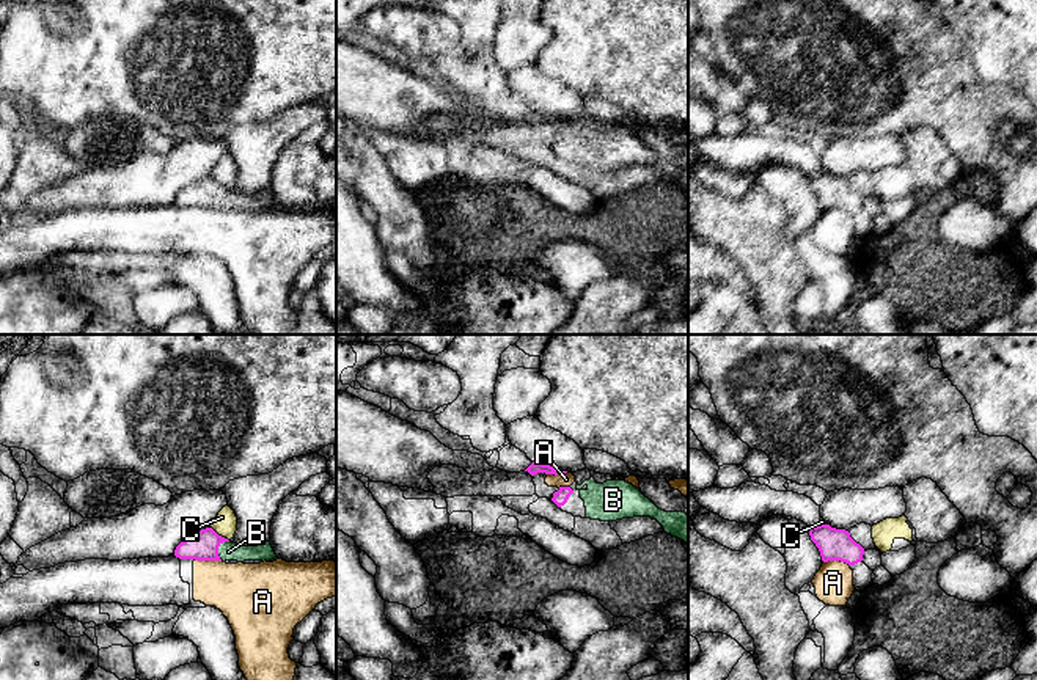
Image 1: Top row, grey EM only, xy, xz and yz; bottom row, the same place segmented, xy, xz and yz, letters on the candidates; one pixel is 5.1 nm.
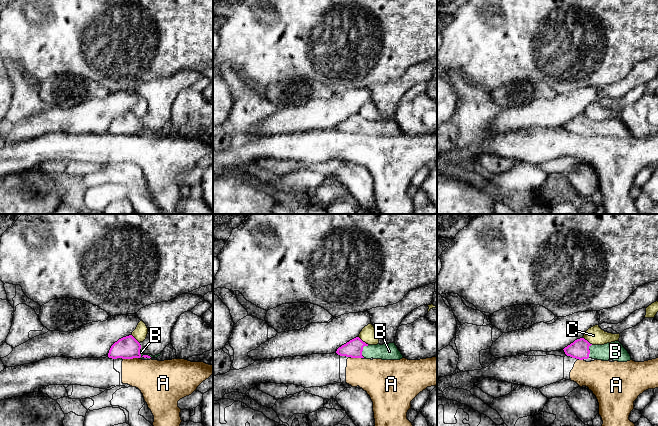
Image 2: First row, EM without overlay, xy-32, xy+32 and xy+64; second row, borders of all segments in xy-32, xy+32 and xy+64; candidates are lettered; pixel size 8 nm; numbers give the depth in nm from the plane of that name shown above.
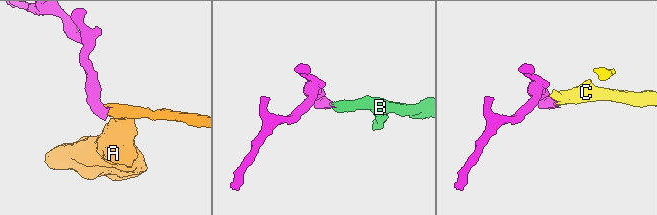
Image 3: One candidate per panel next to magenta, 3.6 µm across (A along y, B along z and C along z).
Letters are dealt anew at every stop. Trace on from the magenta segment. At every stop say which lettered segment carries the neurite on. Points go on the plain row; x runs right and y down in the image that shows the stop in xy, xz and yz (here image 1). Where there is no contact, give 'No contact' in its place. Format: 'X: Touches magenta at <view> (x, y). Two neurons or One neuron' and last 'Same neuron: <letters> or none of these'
A: Touches magenta at xy (208, 208). Two neurons
B: Touches magenta at xy (217, 197). One neuron
C: Touches magenta at xy (220, 184). Two neurons
Same neuron: B

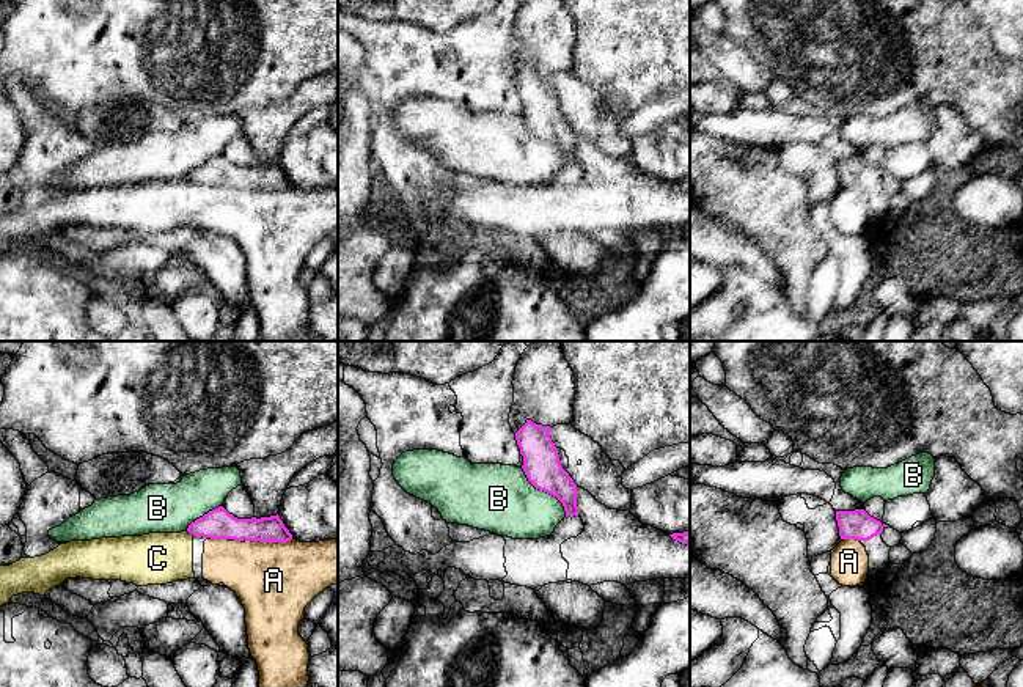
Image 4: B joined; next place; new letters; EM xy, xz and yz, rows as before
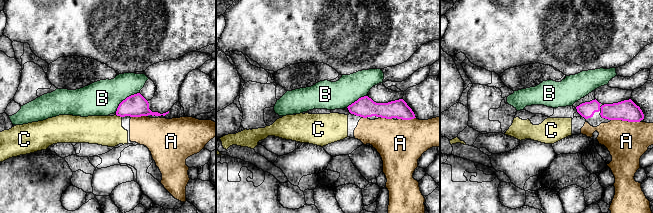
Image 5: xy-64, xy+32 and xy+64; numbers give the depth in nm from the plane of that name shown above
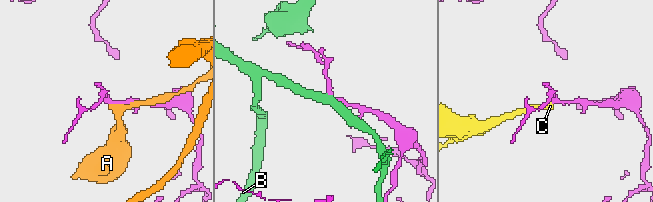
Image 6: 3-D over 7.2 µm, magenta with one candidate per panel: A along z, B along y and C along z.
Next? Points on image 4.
A: Touches magenta at xy (267, 189). Two neurons
B: Touches magenta at xz (544, 139). Two neurons
C: Touches magenta at xy (190, 181). Two neurons
Same neuron: none of these

